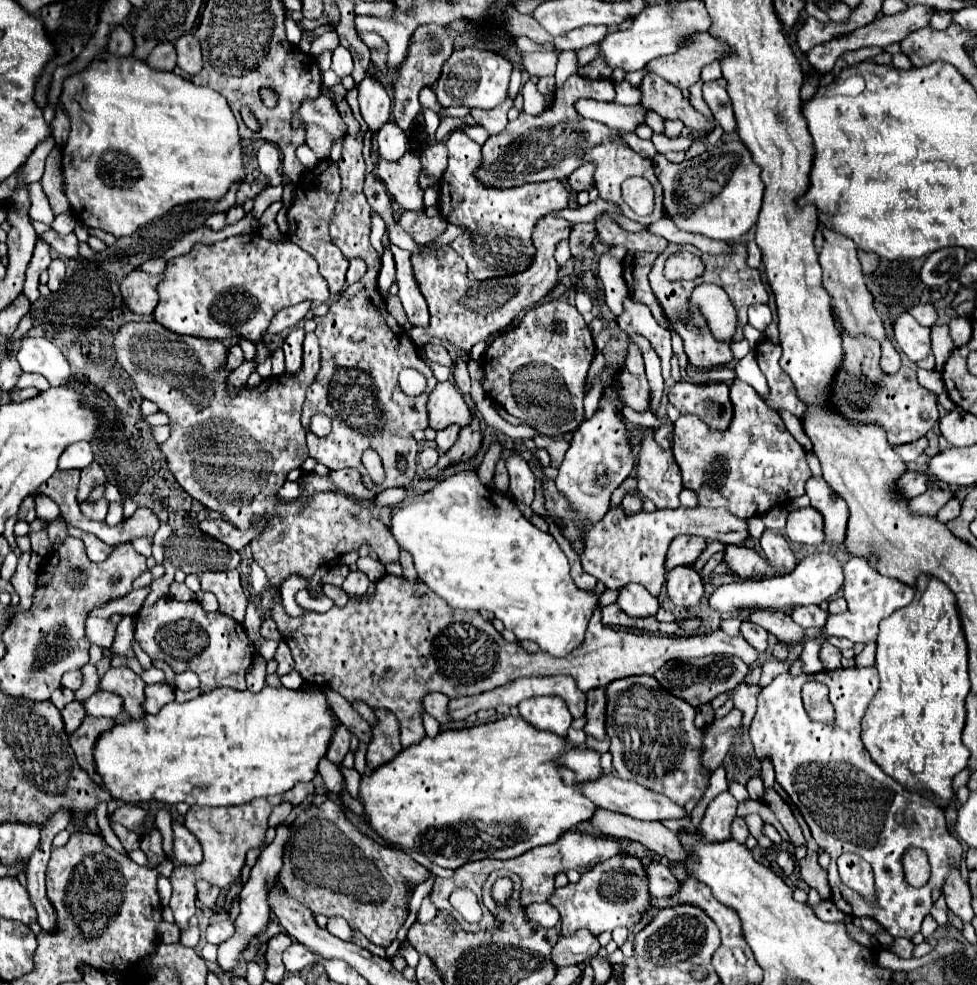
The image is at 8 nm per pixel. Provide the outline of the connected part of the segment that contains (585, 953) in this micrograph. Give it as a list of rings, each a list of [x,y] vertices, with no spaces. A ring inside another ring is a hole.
[[[561,935],[551,953],[551,959],[557,967],[583,963],[589,961],[591,957],[593,955],[589,955],[589,939],[573,939],[573,935],[571,937]]]

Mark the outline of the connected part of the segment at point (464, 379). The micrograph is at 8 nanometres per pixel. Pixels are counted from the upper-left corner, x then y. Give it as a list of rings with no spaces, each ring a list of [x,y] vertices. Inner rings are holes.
[[[463,359],[457,363],[457,369],[455,369],[455,385],[457,385],[457,389],[465,391],[467,397],[469,397],[469,391],[471,391],[471,379],[469,379],[467,365],[465,365]]]

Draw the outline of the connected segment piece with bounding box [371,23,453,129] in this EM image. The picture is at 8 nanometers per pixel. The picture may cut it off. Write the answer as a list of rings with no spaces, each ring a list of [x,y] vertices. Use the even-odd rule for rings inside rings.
[[[423,25],[423,27],[417,27],[415,33],[413,33],[413,41],[409,45],[409,55],[407,55],[407,63],[403,63],[403,71],[399,75],[399,79],[395,79],[389,71],[387,71],[387,57],[379,51],[371,51],[371,61],[375,63],[377,67],[377,73],[381,77],[387,79],[387,83],[393,85],[393,115],[395,115],[395,123],[399,123],[399,127],[403,129],[409,129],[411,121],[415,119],[415,115],[419,113],[421,105],[417,101],[417,95],[423,87],[431,87],[437,77],[439,77],[439,71],[441,71],[441,65],[445,63],[445,59],[451,55],[453,51],[453,39],[449,35],[449,31],[445,27],[439,27],[439,25]],[[433,41],[439,41],[441,43],[441,49],[433,49]]]

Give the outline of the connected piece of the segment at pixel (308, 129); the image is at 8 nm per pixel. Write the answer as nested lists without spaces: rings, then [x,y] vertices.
[[[327,95],[305,99],[299,109],[293,111],[291,127],[299,129],[301,125],[305,125],[305,143],[319,155],[319,159],[327,159],[333,141],[347,133],[347,125]]]

